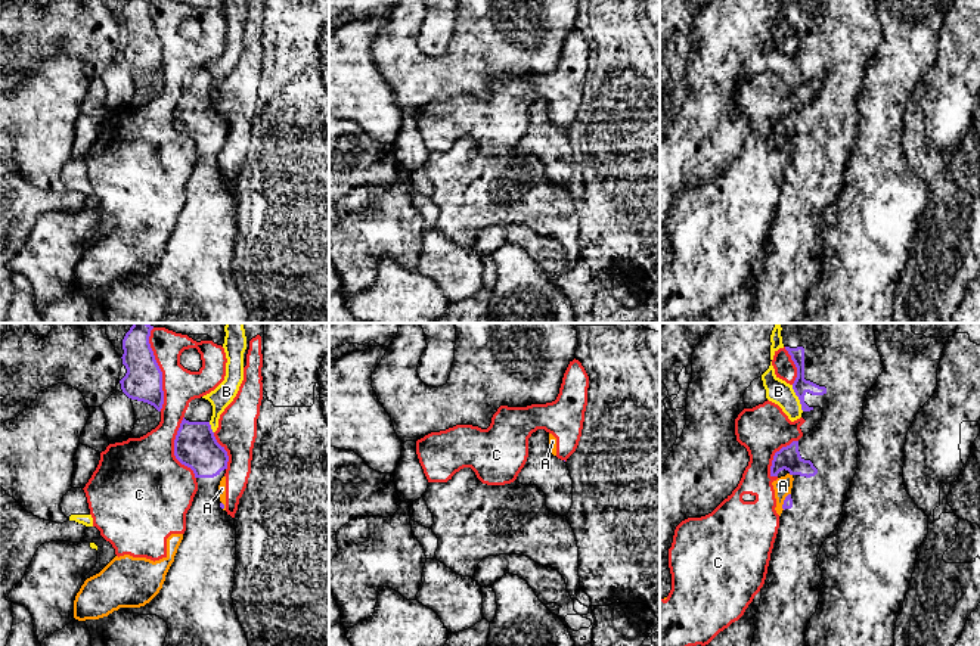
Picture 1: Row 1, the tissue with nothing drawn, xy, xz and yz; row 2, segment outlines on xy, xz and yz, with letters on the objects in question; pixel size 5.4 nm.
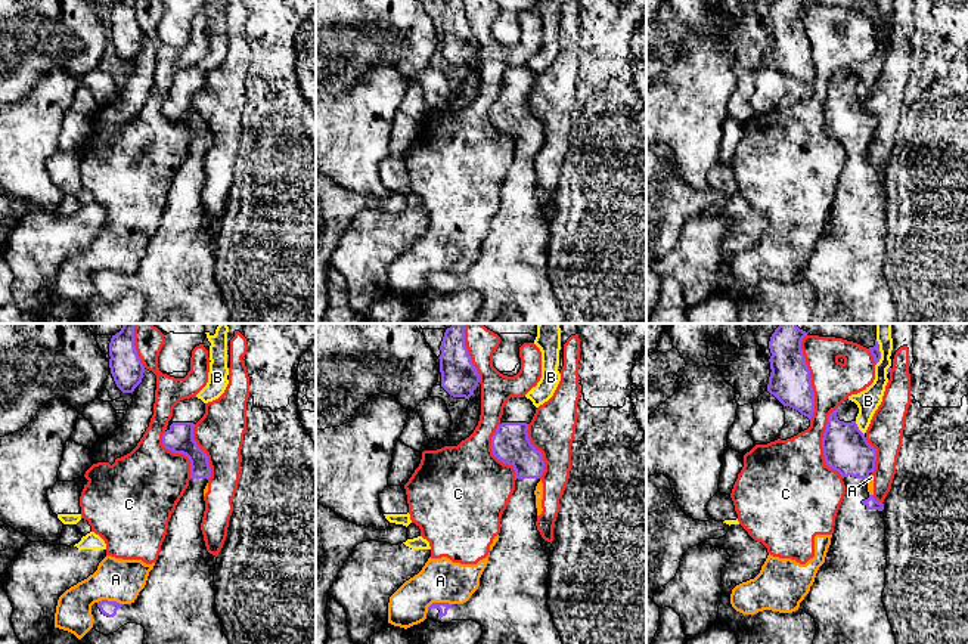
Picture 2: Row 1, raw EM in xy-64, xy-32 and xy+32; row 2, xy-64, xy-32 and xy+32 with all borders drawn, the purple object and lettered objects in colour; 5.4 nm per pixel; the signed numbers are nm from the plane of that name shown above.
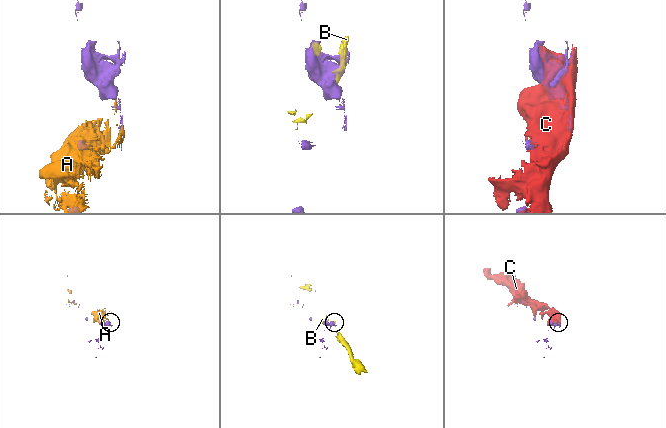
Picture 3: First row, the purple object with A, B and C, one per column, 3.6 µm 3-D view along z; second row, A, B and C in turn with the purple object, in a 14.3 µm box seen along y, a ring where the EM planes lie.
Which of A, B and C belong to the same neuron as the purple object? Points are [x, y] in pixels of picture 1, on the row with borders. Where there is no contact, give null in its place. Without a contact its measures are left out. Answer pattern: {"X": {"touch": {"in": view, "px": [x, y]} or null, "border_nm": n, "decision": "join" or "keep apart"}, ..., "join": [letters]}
{"A": {"touch": {"in": "yz", "px": [784, 502]}, "border_nm": 100, "decision": "keep apart"}, "B": {"touch": {"in": "yz", "px": [799, 398]}, "border_nm": 160, "decision": "keep apart"}, "C": {"touch": {"in": "xy", "px": [160, 369]}, "border_nm": 460, "decision": "keep apart"}, "join": []}

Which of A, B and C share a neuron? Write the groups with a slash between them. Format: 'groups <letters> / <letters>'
groups A C / B

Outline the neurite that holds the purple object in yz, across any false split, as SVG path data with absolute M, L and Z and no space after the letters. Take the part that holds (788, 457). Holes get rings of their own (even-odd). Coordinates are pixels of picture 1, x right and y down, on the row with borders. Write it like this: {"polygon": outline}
{"polygon": "M781 323L781 327L782 344L797 367L793 389L800 400L801 410L810 411L821 407L824 416L809 434L782 447L772 460L770 476L781 478L790 473L794 481L791 493L782 504L784 510L779 516L779 528L762 587L760 606L754 618L756 631L751 646L806 646L804 631L818 609L818 587L822 580L818 555L822 543L838 525L847 491L858 470L856 432L863 417L863 403L884 370L874 323Z"}

